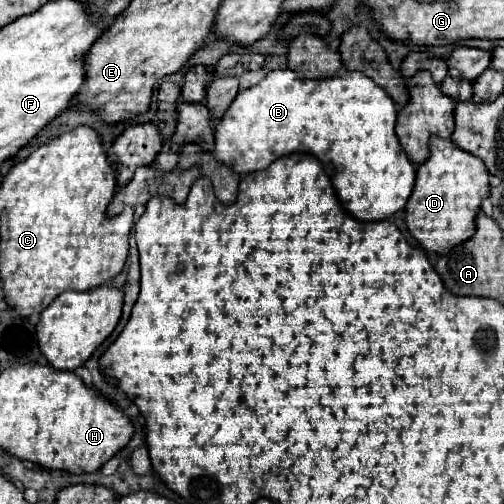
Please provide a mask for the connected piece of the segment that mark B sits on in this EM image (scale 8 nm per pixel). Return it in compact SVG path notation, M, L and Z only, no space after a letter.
M269 71L259 85L241 91L215 127L213 155L221 165L239 175L267 169L275 159L291 153L313 155L329 175L343 209L361 221L383 221L405 207L415 183L415 167L403 153L395 135L397 107L387 93L359 71L343 77L303 81L295 71Z

